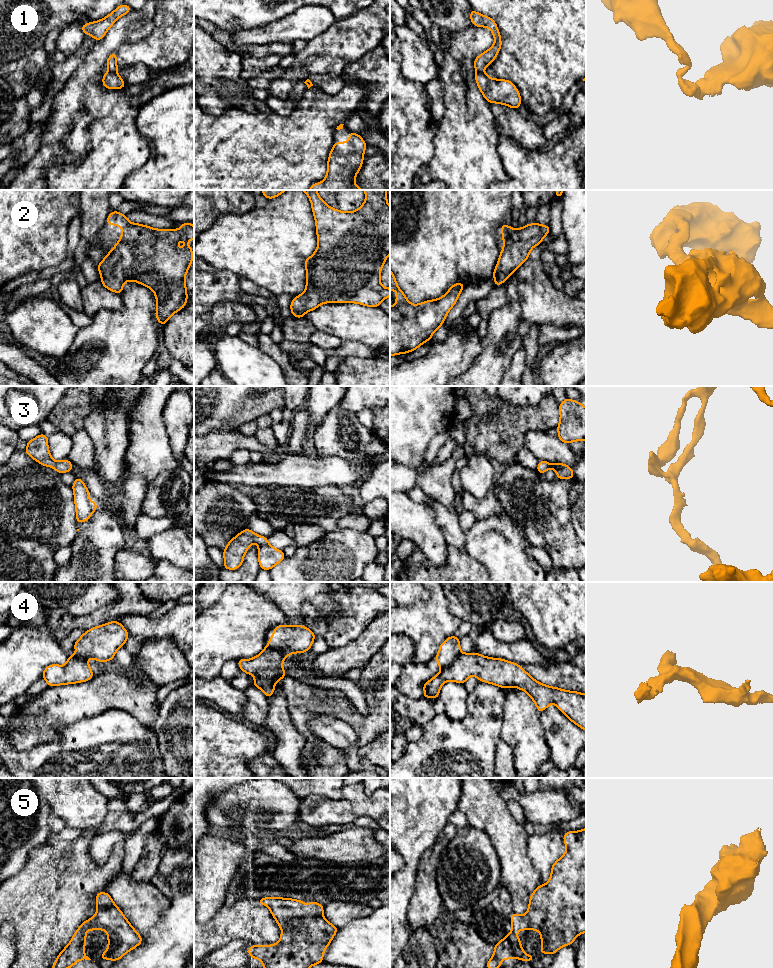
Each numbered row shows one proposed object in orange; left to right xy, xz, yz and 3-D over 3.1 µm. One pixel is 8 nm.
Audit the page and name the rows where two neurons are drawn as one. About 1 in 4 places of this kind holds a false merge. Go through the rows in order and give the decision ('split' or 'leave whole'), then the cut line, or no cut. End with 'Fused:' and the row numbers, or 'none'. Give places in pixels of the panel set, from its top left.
1: split; cut in xy along (109, 70), (115, 73)
2: leave whole; no cut
3: leave whole; no cut
4: split; cut in xz along (268, 645), (278, 648), (287, 654)
5: leave whole; no cut
Fused: 1, 4

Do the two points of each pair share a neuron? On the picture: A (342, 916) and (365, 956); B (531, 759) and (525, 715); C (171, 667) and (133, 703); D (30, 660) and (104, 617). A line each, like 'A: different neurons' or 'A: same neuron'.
A: different neurons
B: same neuron
C: different neurons
D: same neuron

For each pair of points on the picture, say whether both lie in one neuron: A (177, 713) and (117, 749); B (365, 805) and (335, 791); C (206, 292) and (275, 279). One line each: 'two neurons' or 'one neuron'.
A: two neurons
B: two neurons
C: two neurons

